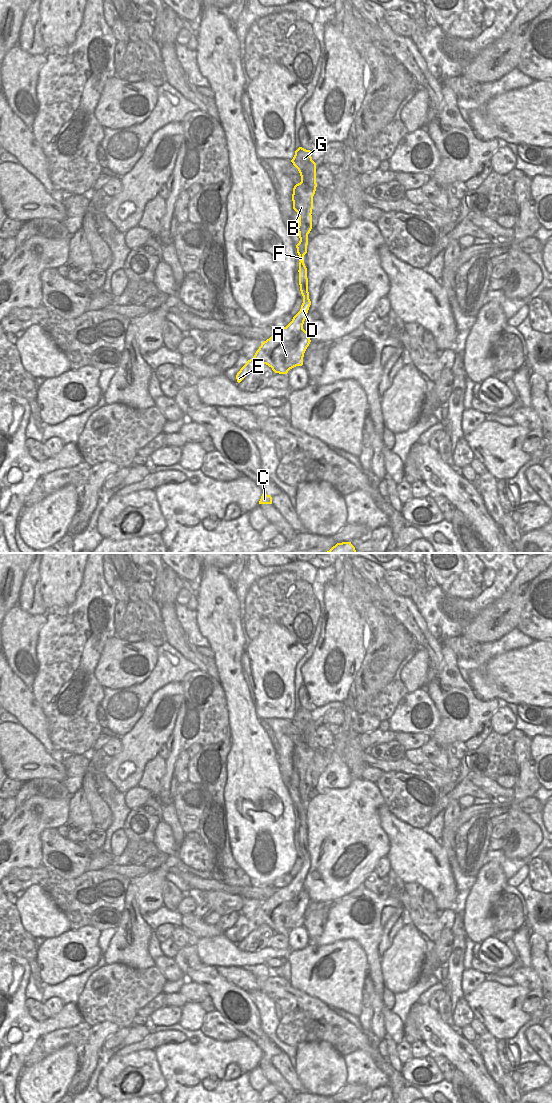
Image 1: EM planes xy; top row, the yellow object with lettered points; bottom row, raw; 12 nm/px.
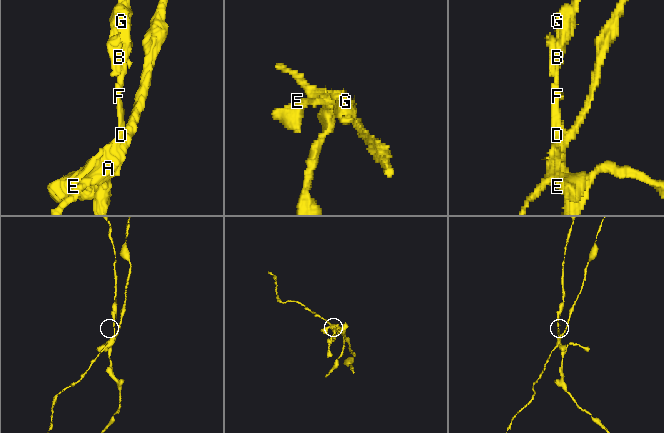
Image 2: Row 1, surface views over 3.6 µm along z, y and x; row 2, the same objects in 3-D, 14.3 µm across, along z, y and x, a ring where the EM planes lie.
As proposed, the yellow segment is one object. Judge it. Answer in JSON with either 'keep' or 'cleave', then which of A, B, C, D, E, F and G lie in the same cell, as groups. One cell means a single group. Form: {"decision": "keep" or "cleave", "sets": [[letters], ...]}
{"decision": "cleave", "sets": [["A", "E"], ["B", "C", "D", "F", "G"]]}

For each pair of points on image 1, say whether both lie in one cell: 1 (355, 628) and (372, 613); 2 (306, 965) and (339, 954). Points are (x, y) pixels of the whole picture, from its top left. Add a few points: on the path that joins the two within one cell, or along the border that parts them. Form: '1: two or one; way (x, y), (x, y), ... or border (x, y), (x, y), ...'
1: two; border (351, 600), (351, 606), (366, 623)
2: one; way (316, 961), (325, 953), (337, 947)

